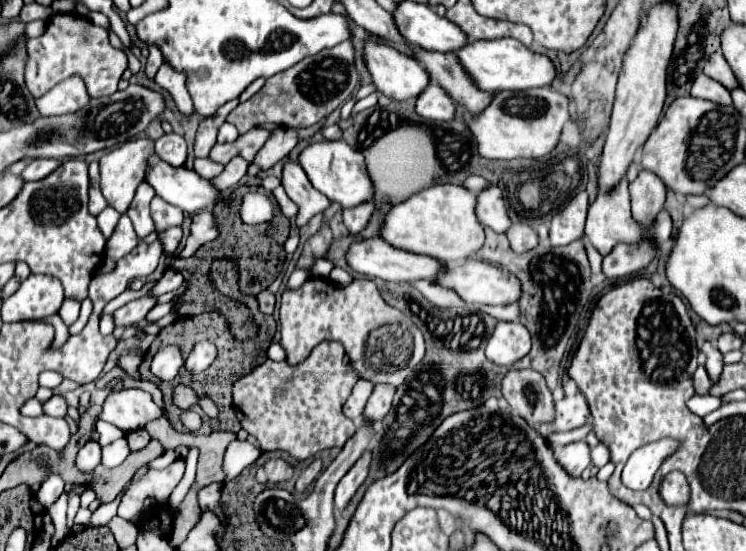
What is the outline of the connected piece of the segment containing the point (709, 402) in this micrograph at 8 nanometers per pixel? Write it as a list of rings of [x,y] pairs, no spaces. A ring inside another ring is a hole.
[[[695,395],[695,397],[691,397],[691,399],[687,401],[687,407],[689,407],[695,415],[699,415],[699,417],[703,419],[707,413],[719,409],[721,403],[723,403],[721,397],[713,397],[713,395]]]

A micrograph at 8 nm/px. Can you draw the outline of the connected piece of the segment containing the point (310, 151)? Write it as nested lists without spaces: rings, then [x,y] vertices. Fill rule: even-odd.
[[[343,139],[313,143],[305,147],[305,151],[299,155],[299,163],[305,169],[313,187],[325,193],[331,201],[337,201],[343,209],[353,209],[361,203],[373,201],[375,197],[375,187],[365,165],[365,157],[359,151],[351,149]]]

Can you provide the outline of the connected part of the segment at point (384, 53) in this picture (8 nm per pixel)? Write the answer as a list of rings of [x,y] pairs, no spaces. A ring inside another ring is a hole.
[[[367,41],[365,61],[379,93],[393,101],[413,101],[429,85],[429,73],[421,63],[387,43]]]

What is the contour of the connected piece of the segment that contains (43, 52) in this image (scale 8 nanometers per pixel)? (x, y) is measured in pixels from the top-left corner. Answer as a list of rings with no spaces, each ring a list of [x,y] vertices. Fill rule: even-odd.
[[[55,13],[47,23],[45,33],[37,39],[29,39],[27,53],[29,61],[25,71],[25,83],[33,97],[45,95],[71,73],[81,73],[81,77],[85,77],[89,95],[113,95],[117,91],[119,75],[127,69],[127,55],[121,49],[109,45],[107,31],[91,23],[87,17],[73,13]]]

